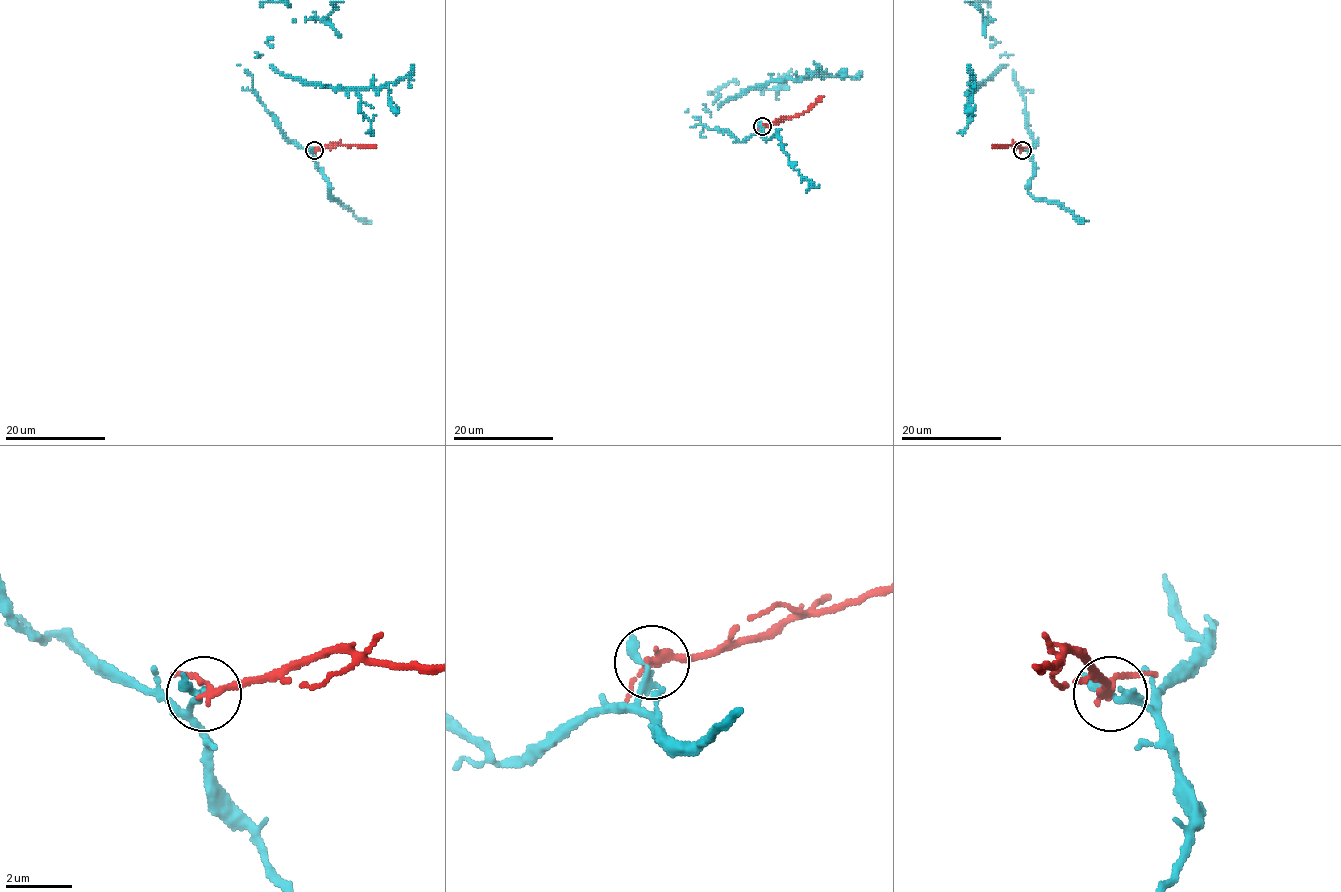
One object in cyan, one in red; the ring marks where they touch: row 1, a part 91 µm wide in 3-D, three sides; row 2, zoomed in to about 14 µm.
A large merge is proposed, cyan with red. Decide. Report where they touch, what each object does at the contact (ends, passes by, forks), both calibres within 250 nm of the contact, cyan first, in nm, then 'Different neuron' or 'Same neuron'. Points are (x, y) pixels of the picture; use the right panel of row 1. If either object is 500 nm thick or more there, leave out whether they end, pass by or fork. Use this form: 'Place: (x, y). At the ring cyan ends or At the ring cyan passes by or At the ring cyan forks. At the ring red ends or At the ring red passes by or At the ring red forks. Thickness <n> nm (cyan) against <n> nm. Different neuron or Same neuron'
Place: (1022, 150). At the ring cyan ends. At the ring red passes by. Thickness 320 nm (cyan) against 190 nm. Different neuron

